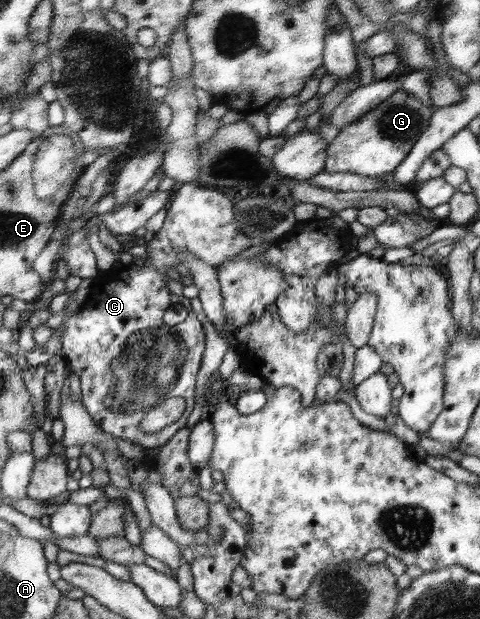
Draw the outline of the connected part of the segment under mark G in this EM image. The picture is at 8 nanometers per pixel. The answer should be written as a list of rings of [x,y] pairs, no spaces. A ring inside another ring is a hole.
[[[395,92],[375,110],[339,131],[327,145],[324,170],[327,173],[352,173],[381,179],[393,178],[395,169],[406,159],[415,141],[429,125],[433,110],[407,92]]]

